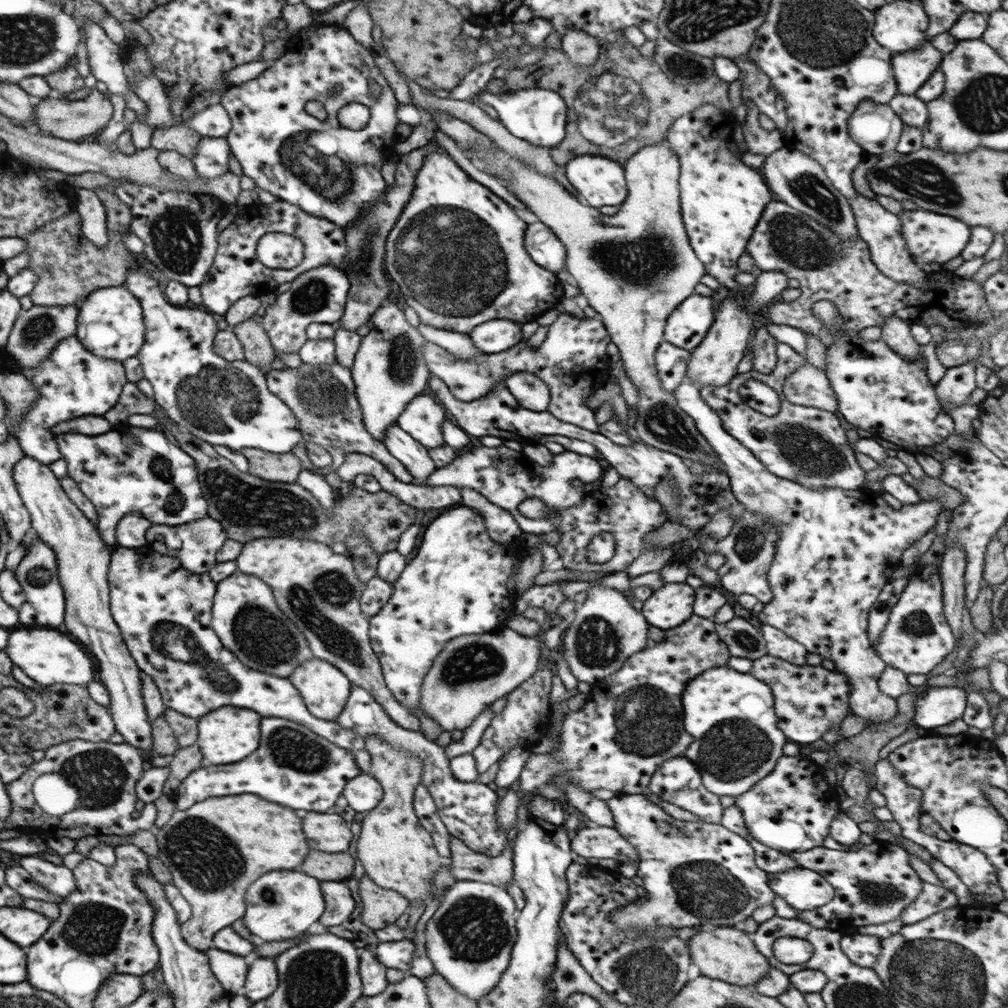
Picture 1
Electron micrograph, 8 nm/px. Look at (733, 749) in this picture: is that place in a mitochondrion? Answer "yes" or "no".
yes

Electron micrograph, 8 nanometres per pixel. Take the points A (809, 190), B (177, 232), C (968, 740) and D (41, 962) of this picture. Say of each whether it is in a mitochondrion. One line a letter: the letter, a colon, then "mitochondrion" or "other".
A: mitochondrion
B: mitochondrion
C: other
D: other

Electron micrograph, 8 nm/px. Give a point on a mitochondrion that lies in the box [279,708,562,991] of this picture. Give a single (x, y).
(475, 929)

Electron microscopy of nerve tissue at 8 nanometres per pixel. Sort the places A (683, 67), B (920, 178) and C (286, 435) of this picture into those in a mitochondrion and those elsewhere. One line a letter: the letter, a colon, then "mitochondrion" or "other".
A: mitochondrion
B: mitochondrion
C: other

